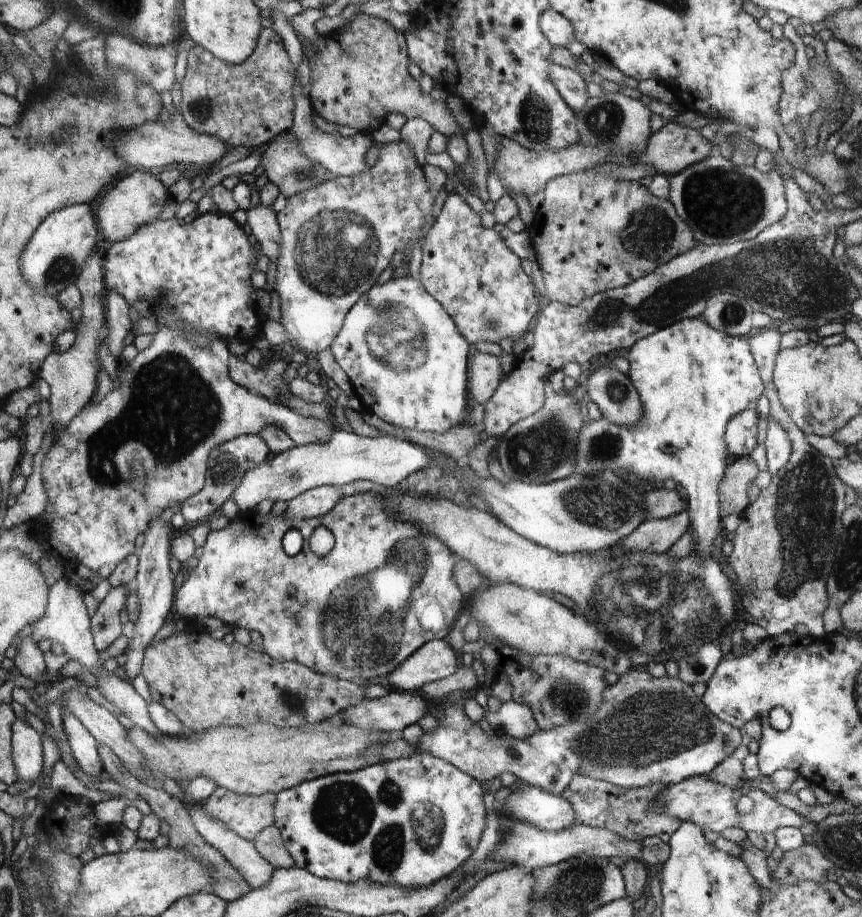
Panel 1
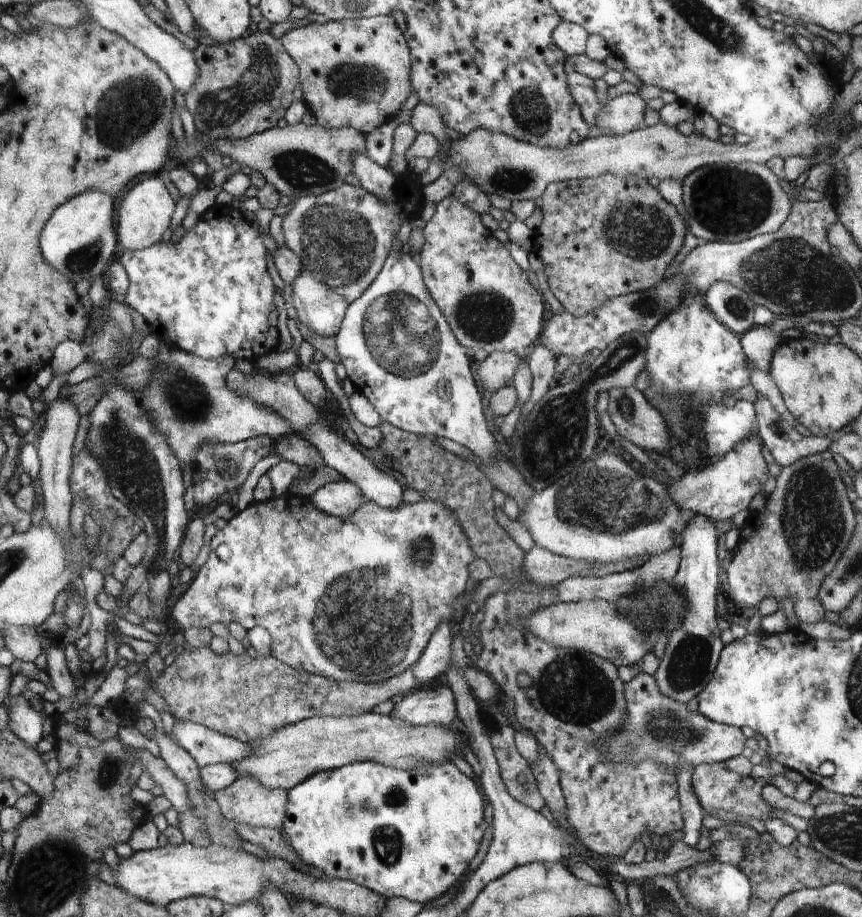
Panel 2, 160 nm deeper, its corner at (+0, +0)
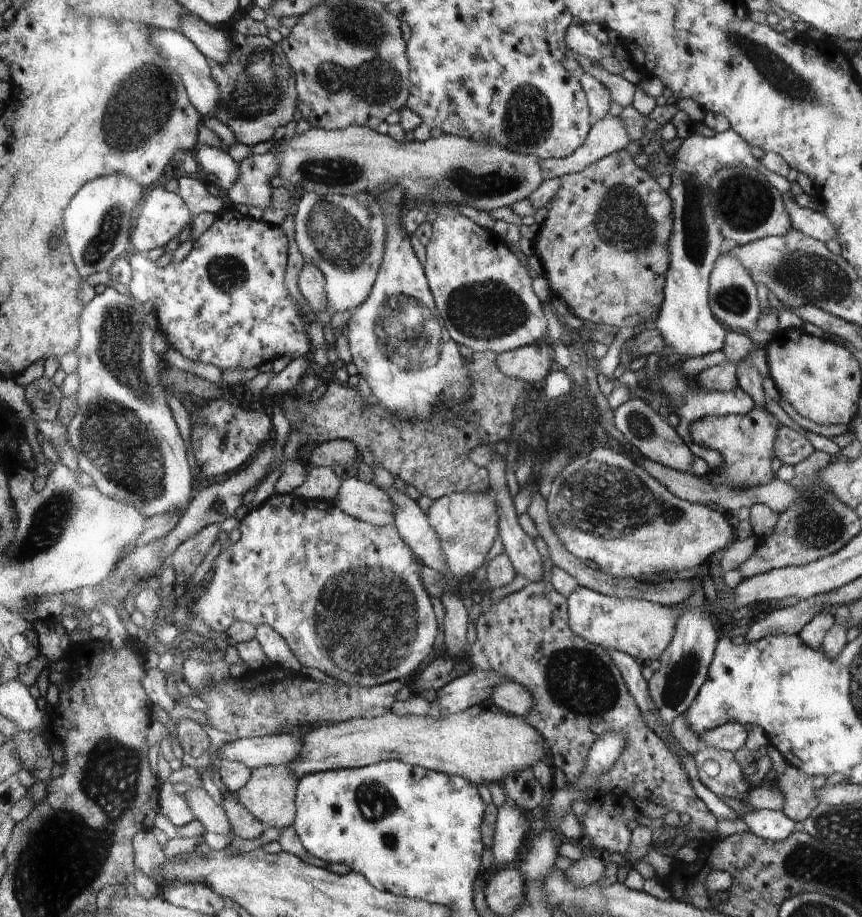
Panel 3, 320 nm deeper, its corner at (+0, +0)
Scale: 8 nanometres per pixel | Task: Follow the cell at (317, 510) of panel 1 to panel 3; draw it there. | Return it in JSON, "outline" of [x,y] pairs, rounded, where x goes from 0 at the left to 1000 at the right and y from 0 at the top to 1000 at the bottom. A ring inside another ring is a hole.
{"outline":[[[411,516],[398,517],[387,549],[406,563],[439,575],[458,571],[458,550],[434,527],[418,525]]]}

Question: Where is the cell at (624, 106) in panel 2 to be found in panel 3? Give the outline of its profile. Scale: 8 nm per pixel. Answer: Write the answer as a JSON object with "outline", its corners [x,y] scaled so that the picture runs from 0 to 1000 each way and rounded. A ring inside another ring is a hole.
{"outline":[[[668,60],[671,70],[677,77],[691,84],[709,103],[710,109],[723,118],[733,113],[738,94],[724,86],[722,82],[713,82],[701,76],[696,71],[691,70],[686,63],[675,60]]]}

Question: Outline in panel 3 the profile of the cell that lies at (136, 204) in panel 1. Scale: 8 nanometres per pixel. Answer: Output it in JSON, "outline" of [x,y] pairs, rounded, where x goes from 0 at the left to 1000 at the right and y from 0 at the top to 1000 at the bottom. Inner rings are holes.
{"outline":[[[187,201],[174,206],[173,216],[165,221],[164,236],[161,237],[159,249],[154,253],[152,263],[155,267],[154,275],[169,277],[176,270],[188,270],[195,266],[200,260],[209,255],[211,249],[220,244],[220,227],[208,212],[190,207]]]}

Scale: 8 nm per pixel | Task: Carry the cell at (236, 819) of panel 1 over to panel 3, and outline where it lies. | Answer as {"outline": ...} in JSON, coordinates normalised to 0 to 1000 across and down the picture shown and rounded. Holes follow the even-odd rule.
{"outline":[[[334,834],[303,835],[291,839],[291,847],[278,862],[271,864],[275,871],[310,902],[328,904],[343,896],[343,864],[348,853]]]}

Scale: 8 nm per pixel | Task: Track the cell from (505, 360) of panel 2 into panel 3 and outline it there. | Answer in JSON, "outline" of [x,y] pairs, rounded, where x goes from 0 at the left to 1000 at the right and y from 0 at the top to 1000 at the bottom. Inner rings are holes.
{"outline":[[[617,374],[609,378],[577,387],[578,401],[593,411],[624,419],[640,401],[636,374]]]}

